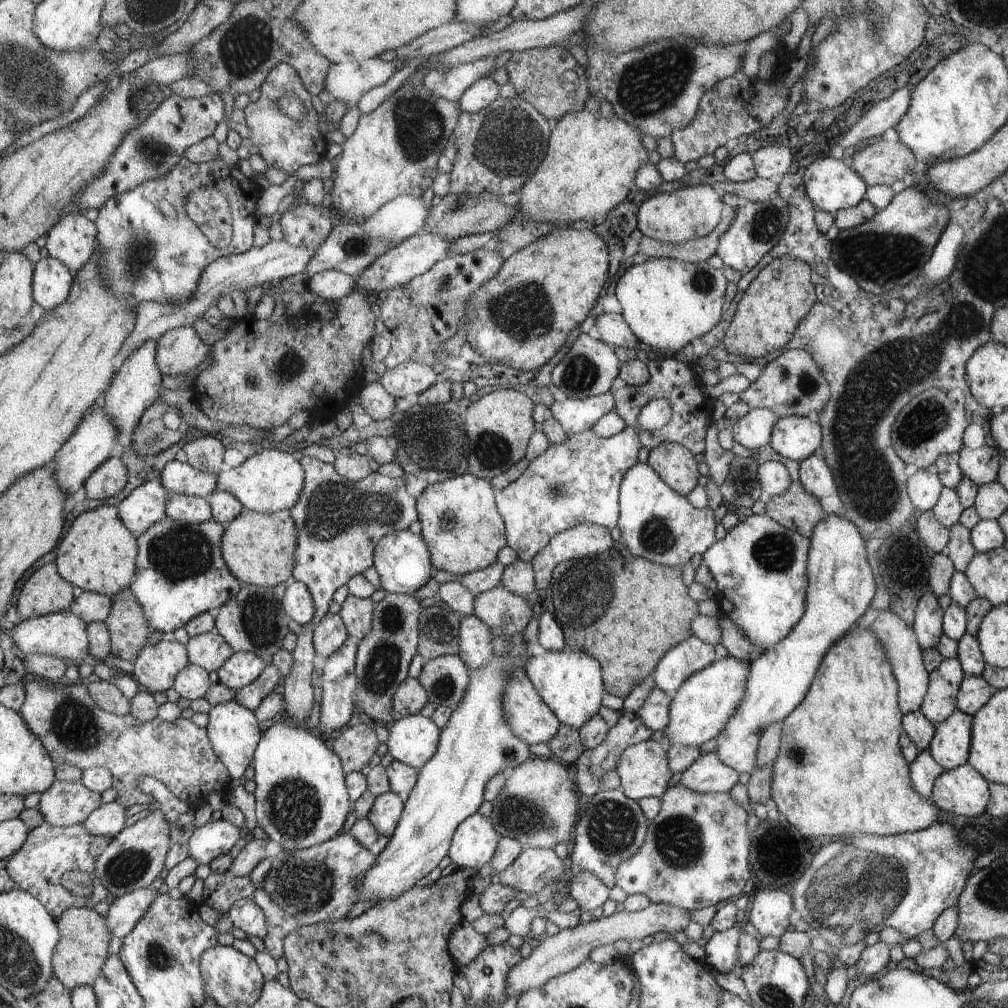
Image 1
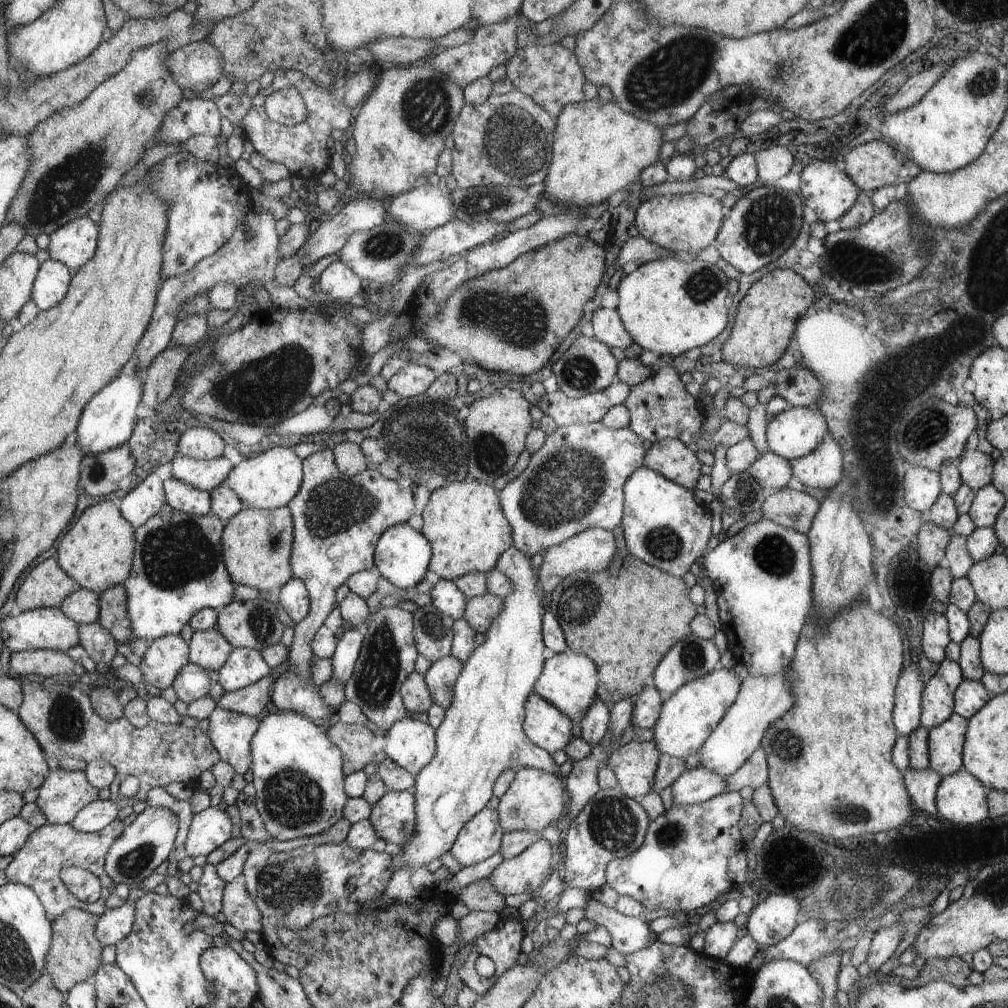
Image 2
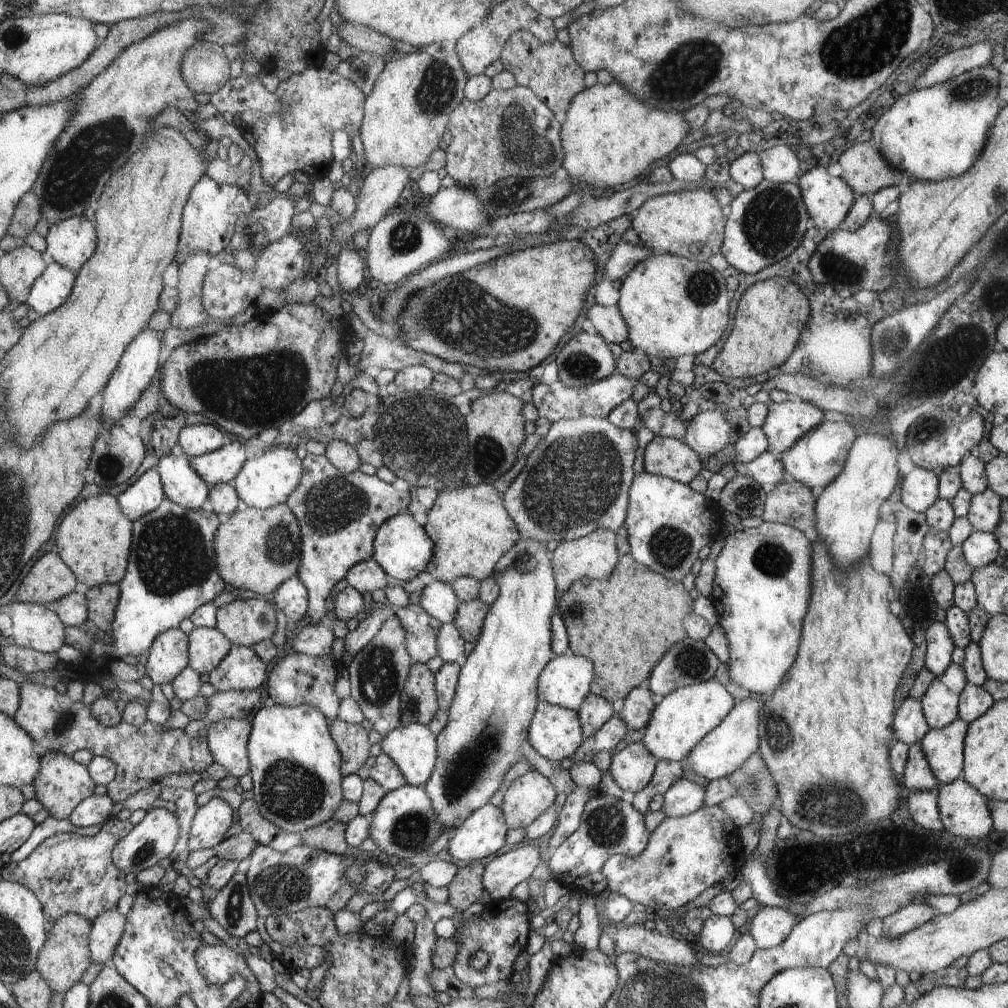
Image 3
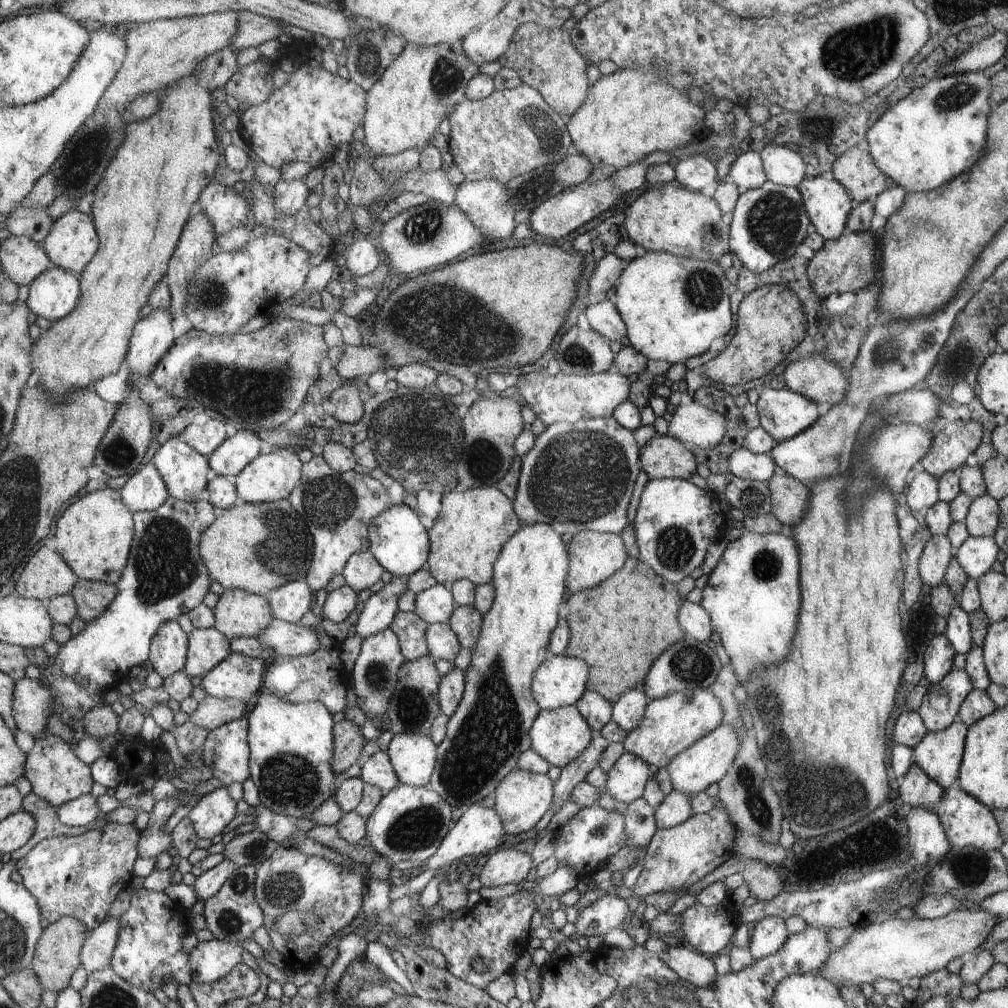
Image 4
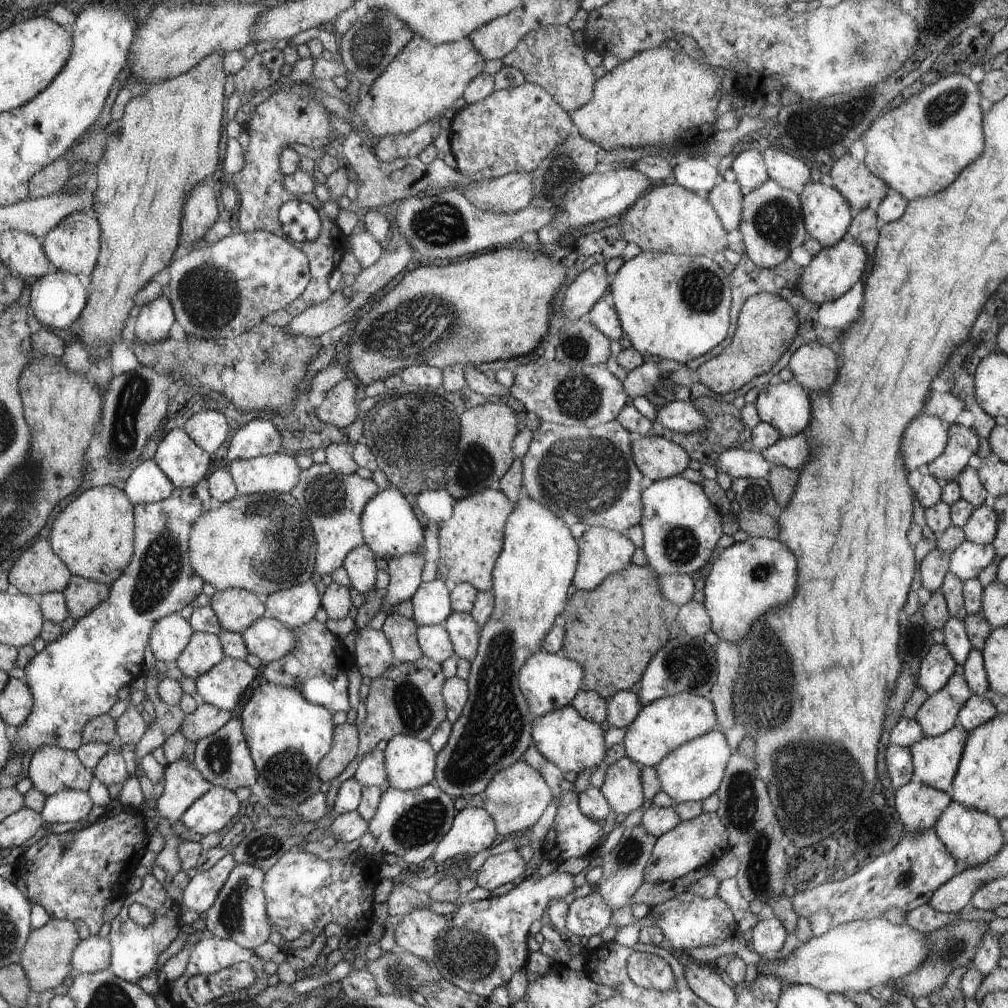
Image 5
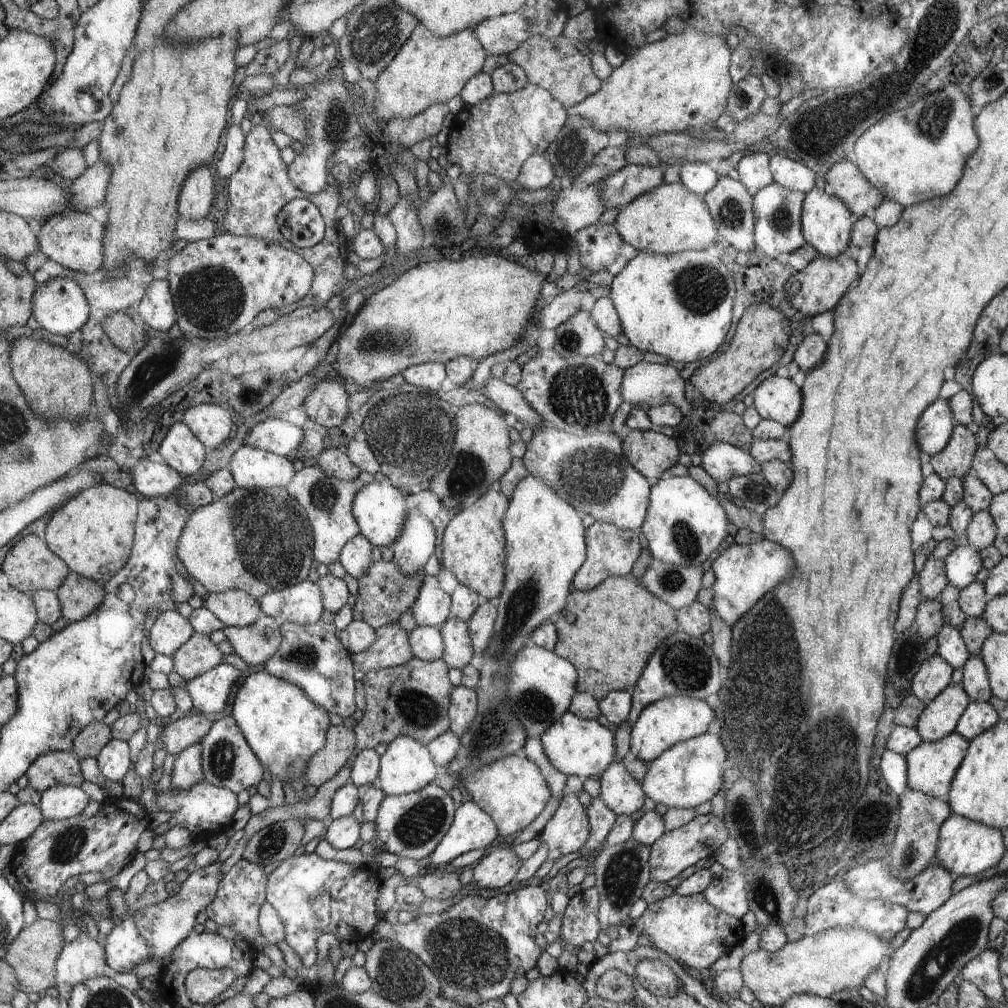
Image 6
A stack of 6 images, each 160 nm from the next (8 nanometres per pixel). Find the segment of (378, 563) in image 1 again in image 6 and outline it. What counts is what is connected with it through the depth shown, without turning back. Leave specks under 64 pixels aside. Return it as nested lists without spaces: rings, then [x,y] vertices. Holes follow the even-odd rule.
[[[374,481],[370,484],[361,484],[357,497],[354,498],[353,515],[360,524],[361,534],[373,545],[379,548],[392,546],[405,527],[408,517],[408,506],[400,490],[396,490],[392,484],[382,486]]]

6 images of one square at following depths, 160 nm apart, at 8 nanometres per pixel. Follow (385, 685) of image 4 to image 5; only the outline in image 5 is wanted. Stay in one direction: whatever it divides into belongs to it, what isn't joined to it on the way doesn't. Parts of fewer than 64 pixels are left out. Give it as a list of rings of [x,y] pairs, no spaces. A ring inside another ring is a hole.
[[[357,628],[355,635],[356,650],[351,656],[354,666],[362,677],[381,678],[390,666],[396,664],[393,646],[384,631],[372,628]]]

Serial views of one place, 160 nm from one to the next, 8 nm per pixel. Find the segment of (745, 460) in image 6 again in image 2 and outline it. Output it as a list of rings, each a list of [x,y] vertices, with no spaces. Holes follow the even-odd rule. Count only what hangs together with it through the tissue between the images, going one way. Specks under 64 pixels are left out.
[[[770,450],[761,454],[748,467],[748,472],[767,491],[783,489],[793,474],[789,460],[774,454]]]

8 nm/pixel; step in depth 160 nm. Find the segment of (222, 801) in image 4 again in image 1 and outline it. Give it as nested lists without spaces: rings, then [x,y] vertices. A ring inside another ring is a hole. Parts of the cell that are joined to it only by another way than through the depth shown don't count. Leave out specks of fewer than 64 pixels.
[[[223,818],[216,822],[209,821],[189,839],[189,857],[198,865],[210,865],[210,862],[230,853],[232,847],[242,839],[240,831]]]

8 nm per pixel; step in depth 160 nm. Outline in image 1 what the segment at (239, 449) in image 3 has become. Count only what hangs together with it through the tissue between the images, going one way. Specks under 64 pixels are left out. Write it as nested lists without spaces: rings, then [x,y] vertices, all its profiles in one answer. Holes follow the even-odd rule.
[[[172,460],[160,471],[159,478],[168,493],[207,498],[217,490],[218,474],[210,474],[186,462]]]

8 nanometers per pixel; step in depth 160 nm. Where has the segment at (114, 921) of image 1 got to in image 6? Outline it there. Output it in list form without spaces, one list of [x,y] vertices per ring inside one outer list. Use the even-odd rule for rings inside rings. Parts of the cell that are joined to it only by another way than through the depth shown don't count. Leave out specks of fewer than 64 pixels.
[[[82,925],[80,936],[73,943],[66,944],[57,961],[57,985],[55,987],[58,988],[60,997],[66,1001],[70,1000],[70,994],[78,984],[84,984],[90,979],[105,974],[107,971],[105,963],[104,950],[96,941],[87,936],[87,932]]]

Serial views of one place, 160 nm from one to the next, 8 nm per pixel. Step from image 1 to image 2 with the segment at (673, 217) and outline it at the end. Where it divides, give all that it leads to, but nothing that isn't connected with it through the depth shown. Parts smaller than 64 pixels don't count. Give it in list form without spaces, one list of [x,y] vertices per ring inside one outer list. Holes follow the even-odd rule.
[[[654,195],[639,204],[635,212],[635,225],[640,237],[688,258],[695,258],[702,249],[713,244],[725,219],[722,207],[718,195]]]

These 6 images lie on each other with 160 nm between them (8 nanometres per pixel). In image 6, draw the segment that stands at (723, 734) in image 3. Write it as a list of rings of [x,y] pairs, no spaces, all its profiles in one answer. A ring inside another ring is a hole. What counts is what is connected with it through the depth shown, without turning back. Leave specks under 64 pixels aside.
[[[708,732],[698,737],[680,742],[672,746],[669,750],[657,759],[657,761],[648,762],[648,772],[642,778],[641,786],[645,790],[646,798],[650,798],[655,804],[665,805],[670,808],[692,808],[711,801],[712,798],[720,791],[723,784],[723,775],[725,762],[727,761],[727,752],[718,735],[708,734]]]

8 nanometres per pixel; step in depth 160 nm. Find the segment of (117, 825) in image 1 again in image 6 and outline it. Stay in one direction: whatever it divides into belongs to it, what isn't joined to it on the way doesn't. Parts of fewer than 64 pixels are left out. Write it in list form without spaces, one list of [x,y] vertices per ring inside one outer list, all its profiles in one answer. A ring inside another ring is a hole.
[[[58,784],[44,790],[40,796],[40,804],[44,819],[65,820],[82,814],[90,799],[80,787]]]

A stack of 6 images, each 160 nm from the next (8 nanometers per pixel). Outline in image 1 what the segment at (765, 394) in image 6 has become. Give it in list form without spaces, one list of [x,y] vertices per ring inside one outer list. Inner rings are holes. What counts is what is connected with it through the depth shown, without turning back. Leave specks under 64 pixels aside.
[[[782,416],[771,433],[770,446],[780,456],[792,461],[804,461],[820,452],[822,428],[808,417]]]

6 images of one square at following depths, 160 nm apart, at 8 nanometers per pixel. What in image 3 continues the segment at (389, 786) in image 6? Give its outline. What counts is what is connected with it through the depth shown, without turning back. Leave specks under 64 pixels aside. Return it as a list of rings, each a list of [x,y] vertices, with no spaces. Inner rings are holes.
[[[400,725],[383,738],[377,749],[397,763],[408,785],[424,787],[436,768],[436,736],[428,725]]]

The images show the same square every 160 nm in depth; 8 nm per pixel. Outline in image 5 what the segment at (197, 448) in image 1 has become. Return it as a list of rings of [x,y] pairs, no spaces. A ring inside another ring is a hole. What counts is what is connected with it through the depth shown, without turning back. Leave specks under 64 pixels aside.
[[[201,410],[191,415],[182,428],[208,454],[216,452],[228,436],[227,418],[221,412],[213,410]]]

